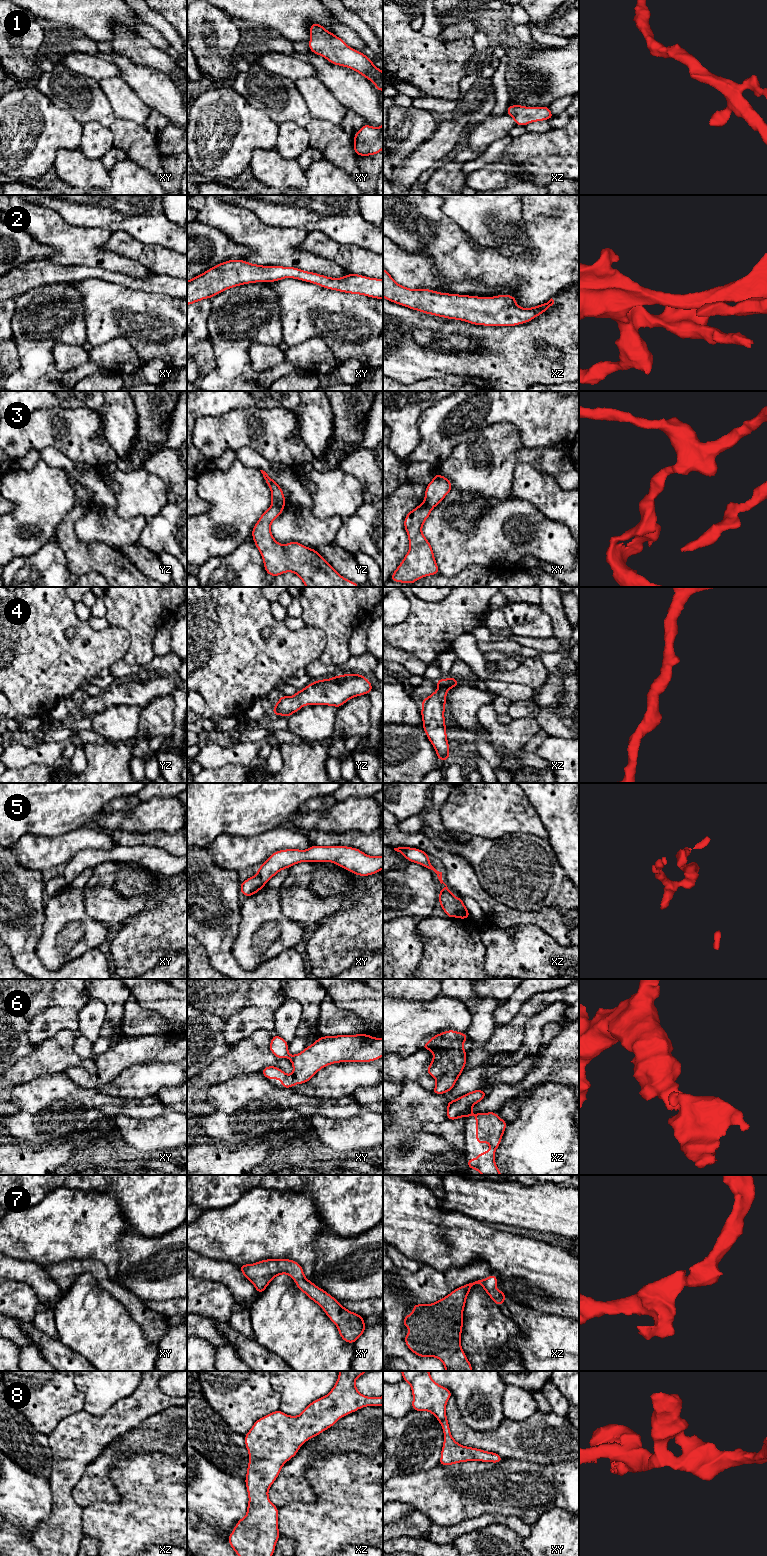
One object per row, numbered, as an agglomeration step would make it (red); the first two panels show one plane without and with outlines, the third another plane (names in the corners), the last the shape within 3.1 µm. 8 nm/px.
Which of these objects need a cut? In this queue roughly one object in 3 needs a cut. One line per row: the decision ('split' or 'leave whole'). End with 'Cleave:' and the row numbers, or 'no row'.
1: leave whole
2: leave whole
3: split
4: leave whole
5: split
6: leave whole
7: leave whole
8: leave whole
Cleave: 3, 5

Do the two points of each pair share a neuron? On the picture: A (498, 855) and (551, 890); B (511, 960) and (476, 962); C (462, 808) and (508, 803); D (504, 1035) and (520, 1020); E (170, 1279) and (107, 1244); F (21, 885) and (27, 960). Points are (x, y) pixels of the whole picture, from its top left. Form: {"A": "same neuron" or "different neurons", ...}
{"A": "same neuron", "B": "different neurons", "C": "same neuron", "D": "same neuron", "E": "different neurons", "F": "same neuron"}

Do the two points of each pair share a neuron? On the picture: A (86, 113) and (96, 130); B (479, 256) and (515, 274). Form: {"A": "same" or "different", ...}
{"A": "different", "B": "same"}

